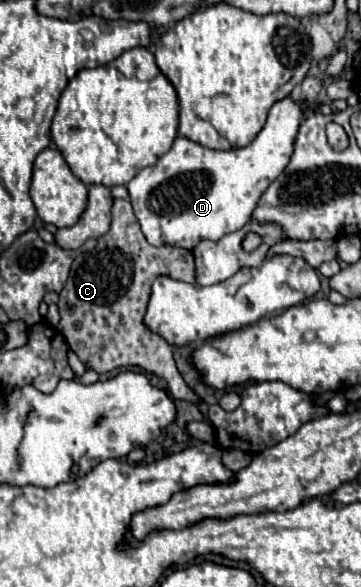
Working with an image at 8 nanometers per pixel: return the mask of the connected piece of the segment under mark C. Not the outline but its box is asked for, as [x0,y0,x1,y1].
[57,198,199,402]

